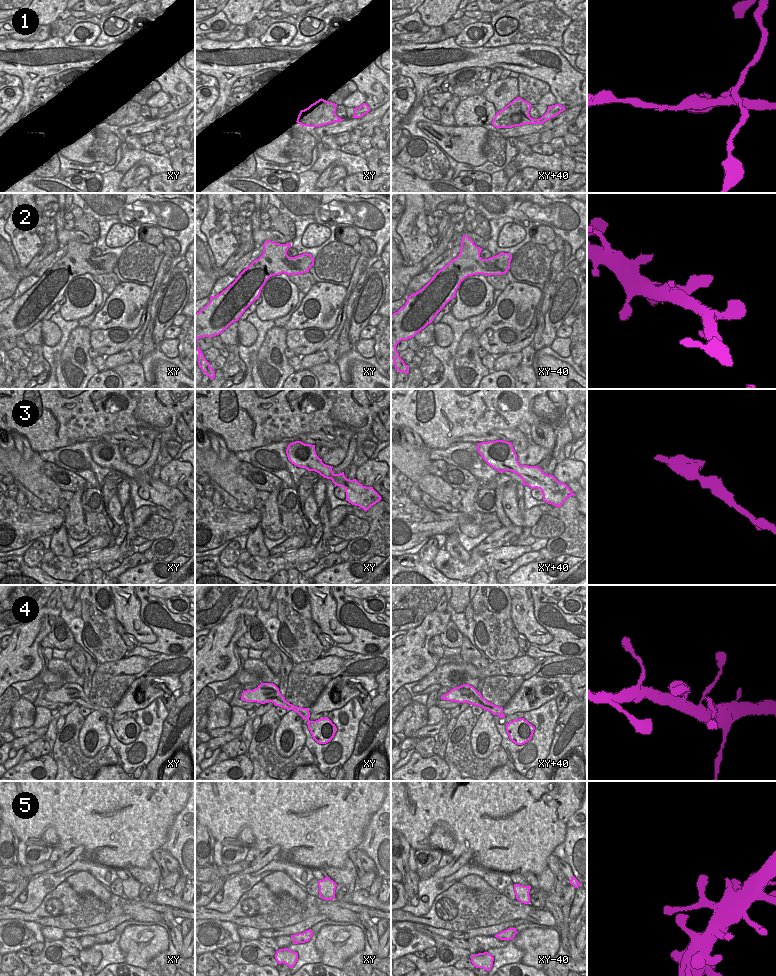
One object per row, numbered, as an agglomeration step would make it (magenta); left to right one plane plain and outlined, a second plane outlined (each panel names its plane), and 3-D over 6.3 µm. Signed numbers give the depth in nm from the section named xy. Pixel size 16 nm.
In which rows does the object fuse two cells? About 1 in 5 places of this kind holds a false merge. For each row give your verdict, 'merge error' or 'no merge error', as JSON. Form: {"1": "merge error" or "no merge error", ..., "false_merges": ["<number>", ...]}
{"1": "merge error", "2": "no merge error", "3": "no merge error", "4": "no merge error", "5": "no merge error", "false_merges": ["1"]}

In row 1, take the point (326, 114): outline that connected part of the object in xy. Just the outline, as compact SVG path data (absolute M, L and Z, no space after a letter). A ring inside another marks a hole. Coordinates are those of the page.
M319 99L318 101L318 114L314 118L310 118L307 112L303 112L301 116L298 116L297 123L302 127L320 127L327 124L341 122L344 119L339 118L335 111L337 104L326 101L324 99Z

